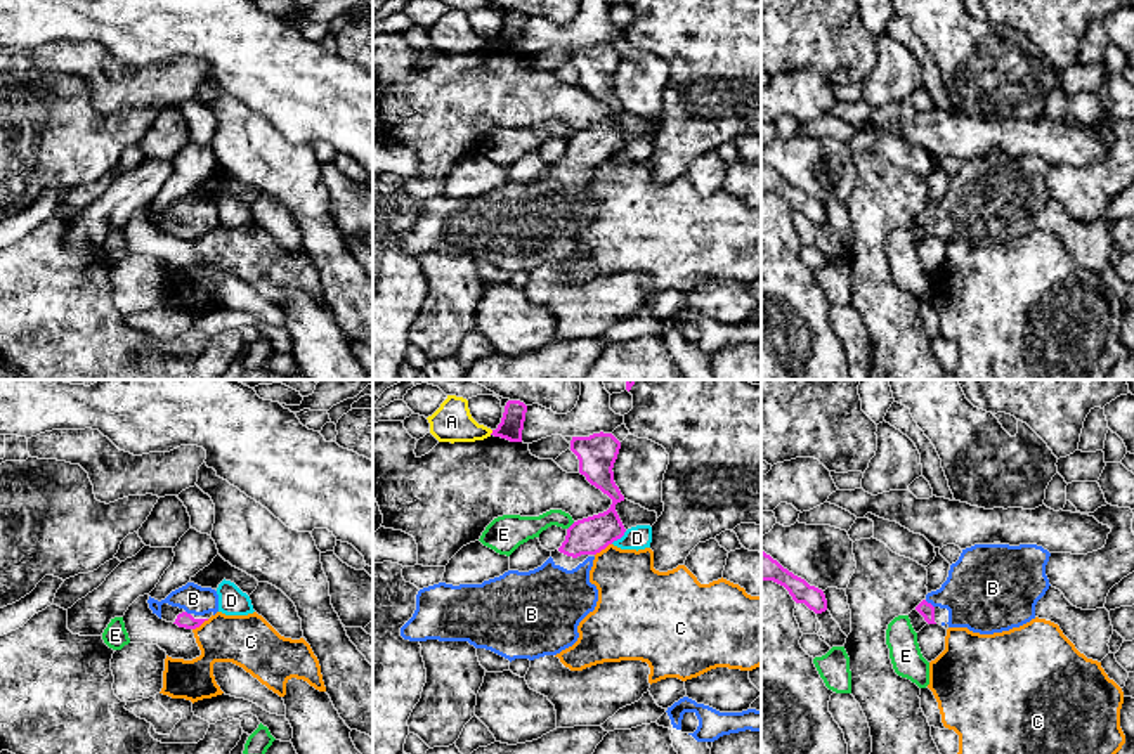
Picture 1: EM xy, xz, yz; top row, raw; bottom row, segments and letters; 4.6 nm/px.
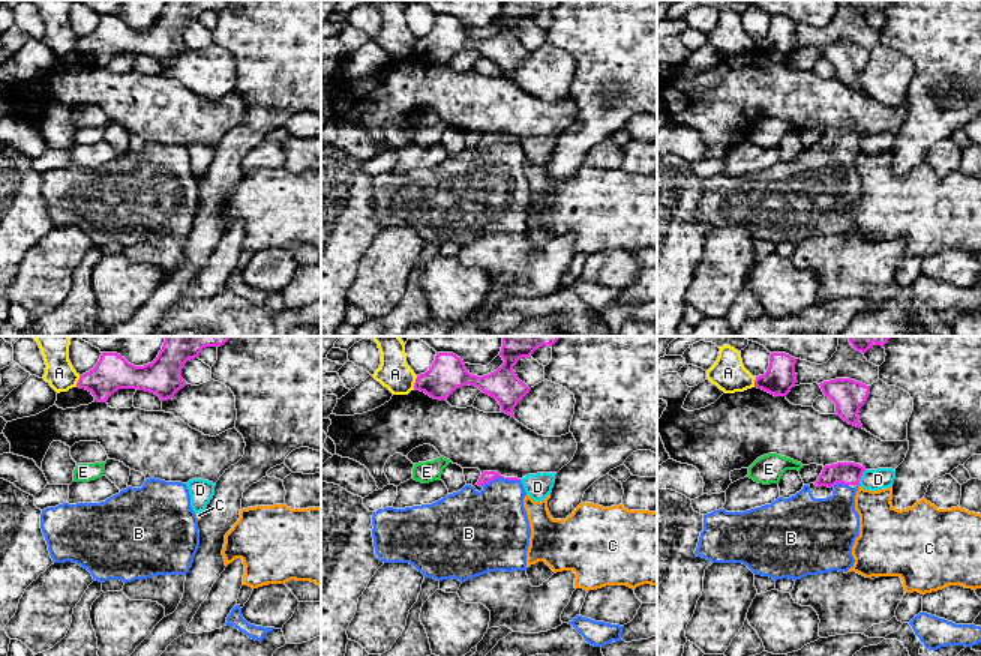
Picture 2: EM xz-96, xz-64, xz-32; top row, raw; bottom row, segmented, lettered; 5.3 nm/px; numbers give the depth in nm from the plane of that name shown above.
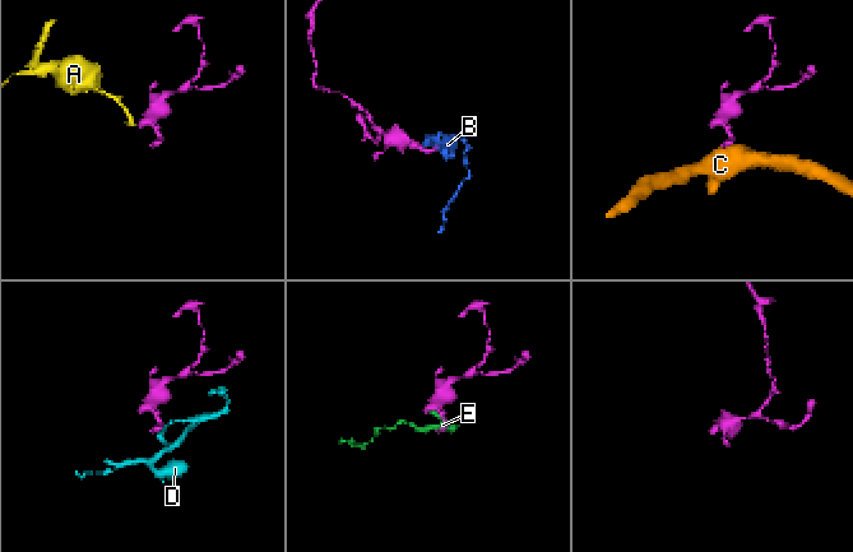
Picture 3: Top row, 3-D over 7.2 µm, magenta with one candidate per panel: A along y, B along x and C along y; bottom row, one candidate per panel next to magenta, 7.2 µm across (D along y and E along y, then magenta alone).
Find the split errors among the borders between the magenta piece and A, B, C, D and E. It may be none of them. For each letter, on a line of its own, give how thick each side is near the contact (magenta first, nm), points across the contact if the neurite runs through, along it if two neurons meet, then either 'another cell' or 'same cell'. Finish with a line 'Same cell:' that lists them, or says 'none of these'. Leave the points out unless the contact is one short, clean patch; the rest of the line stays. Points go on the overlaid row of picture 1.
A: 110/180 nm | along xz (493, 430), (489, 434) | another cell
B: 70/360 nm | across yz (925, 609), (930, 604), (982, 591) | same cell
C: 170/320 nm | along xz (611, 543), (595, 555) | another cell
D: 170/110 nm | along xz (626, 531), (611, 543) | another cell
E: 170/130 nm | along xz (574, 522), (567, 529) | another cell
Same cell: B

